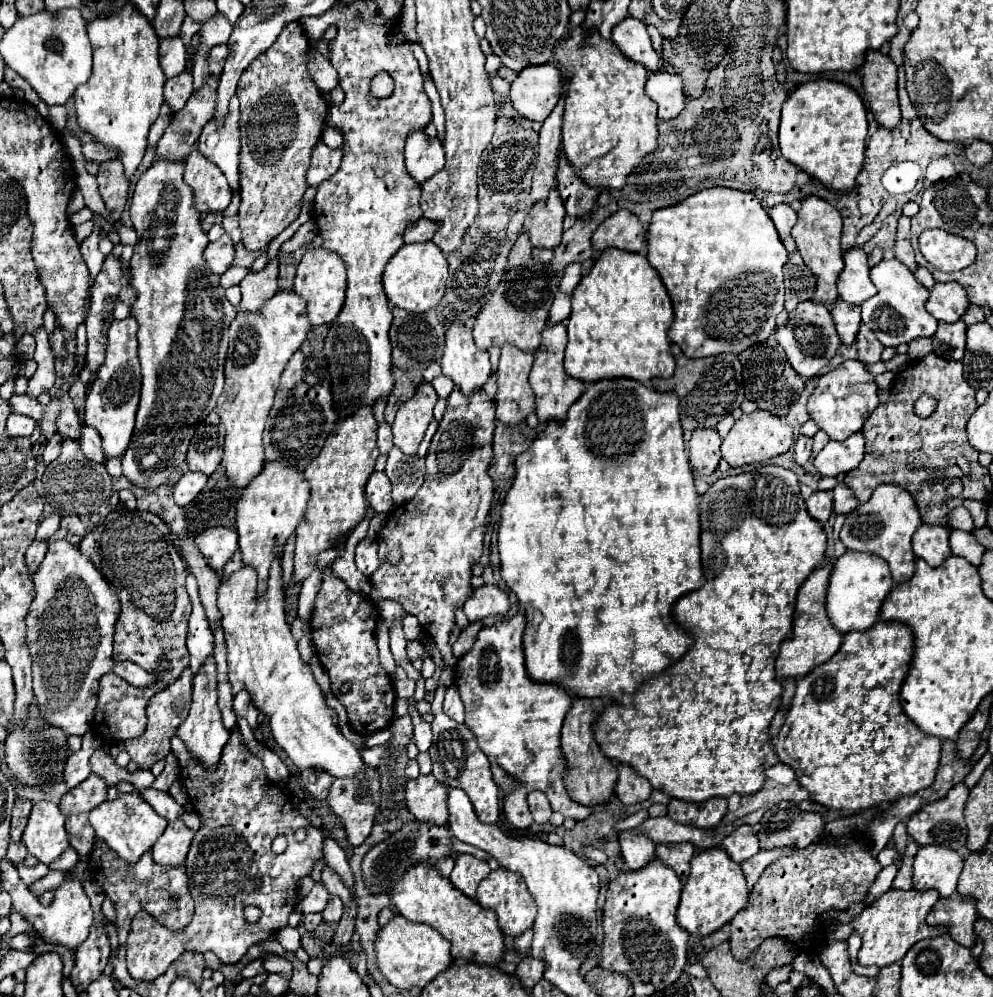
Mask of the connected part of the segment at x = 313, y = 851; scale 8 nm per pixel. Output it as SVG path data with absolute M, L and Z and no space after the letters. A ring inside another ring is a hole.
M238 731L230 735L230 741L226 743L222 751L222 759L218 763L218 769L214 773L206 771L200 763L192 759L192 755L186 751L184 743L178 737L172 737L172 751L176 753L180 761L180 779L184 787L188 787L188 799L192 807L196 809L202 825L196 831L188 857L186 857L186 875L188 875L188 887L192 893L192 899L196 903L194 919L190 921L188 927L182 931L168 931L166 927L160 927L152 915L146 915L146 911L138 911L138 915L130 923L130 933L126 939L126 963L128 971L134 979L148 981L156 979L160 971L166 971L170 963L182 955L184 951L198 951L206 953L212 951L222 963L238 963L250 945L256 941L266 941L272 935L276 935L284 925L288 925L288 915L296 909L296 897L298 893L294 887L298 887L298 881L306 877L316 861L322 859L322 839L324 833L316 827L310 825L310 821L302 815L296 815L292 809L290 795L286 793L286 787L274 785L266 781L264 767L262 763L246 749L242 737ZM298 829L306 829L306 839L296 841L294 833ZM274 831L290 831L288 837L288 847L284 853L276 855L272 853L272 841L274 841ZM256 877L260 877L260 885L256 885ZM252 903L262 911L260 919L256 923L248 923L244 917L244 905Z

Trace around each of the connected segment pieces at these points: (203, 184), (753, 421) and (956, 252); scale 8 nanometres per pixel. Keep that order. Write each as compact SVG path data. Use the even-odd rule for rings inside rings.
M192 151L184 161L184 167L184 183L192 187L194 207L200 213L224 211L232 197L224 173L204 155L200 155L200 151Z
M756 409L754 413L750 415L742 415L732 431L724 437L722 441L722 457L730 463L730 467L740 467L740 465L750 465L750 463L760 463L760 461L766 461L770 457L776 457L776 455L782 455L790 449L792 445L792 427L782 421L780 417L768 413L768 411L762 411L762 409Z
M940 229L922 231L918 245L926 261L944 273L960 271L976 259L976 245L970 239Z

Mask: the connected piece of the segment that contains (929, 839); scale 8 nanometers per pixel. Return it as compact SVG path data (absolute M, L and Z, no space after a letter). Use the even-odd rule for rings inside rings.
M956 783L946 793L946 797L924 805L918 813L914 813L908 819L908 823L906 823L908 835L918 845L942 845L942 847L948 847L948 849L954 849L954 851L964 851L964 847L966 847L966 833L968 833L968 827L964 823L964 805L966 805L968 793L970 793L970 789L964 783Z

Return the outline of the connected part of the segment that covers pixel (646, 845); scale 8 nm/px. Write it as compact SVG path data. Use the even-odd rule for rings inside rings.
M628 829L620 833L620 849L628 871L642 869L646 867L646 863L650 863L656 857L654 843L648 841L646 835L640 835L636 829Z

